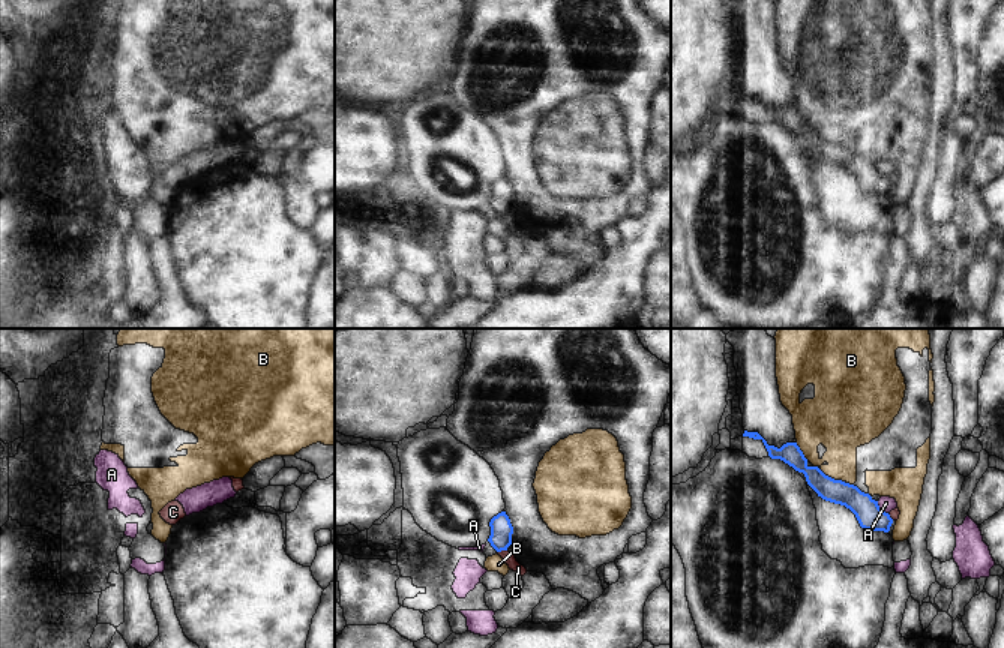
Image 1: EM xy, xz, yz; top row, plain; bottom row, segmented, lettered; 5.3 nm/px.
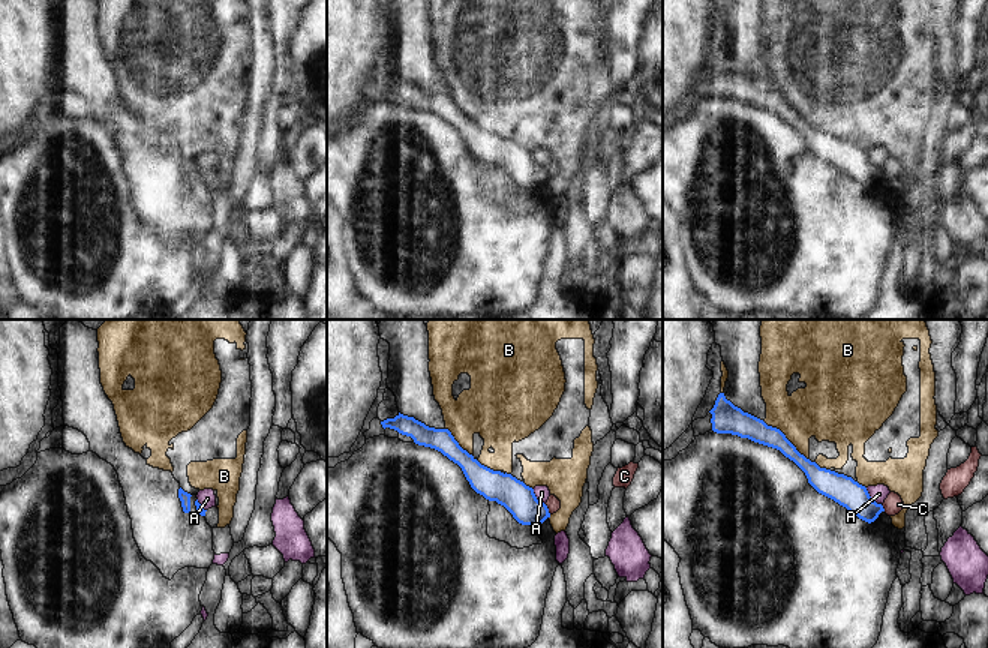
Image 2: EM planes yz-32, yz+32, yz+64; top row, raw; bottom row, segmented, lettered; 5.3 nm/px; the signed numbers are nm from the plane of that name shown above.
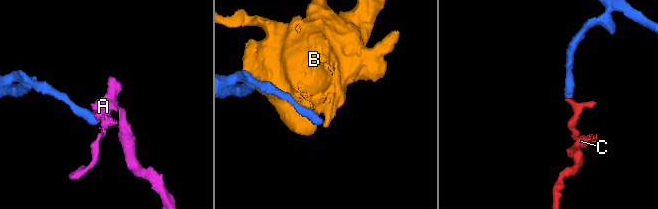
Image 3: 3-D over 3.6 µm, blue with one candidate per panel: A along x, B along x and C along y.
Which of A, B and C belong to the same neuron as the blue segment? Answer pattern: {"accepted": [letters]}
{"accepted": ["C"]}

